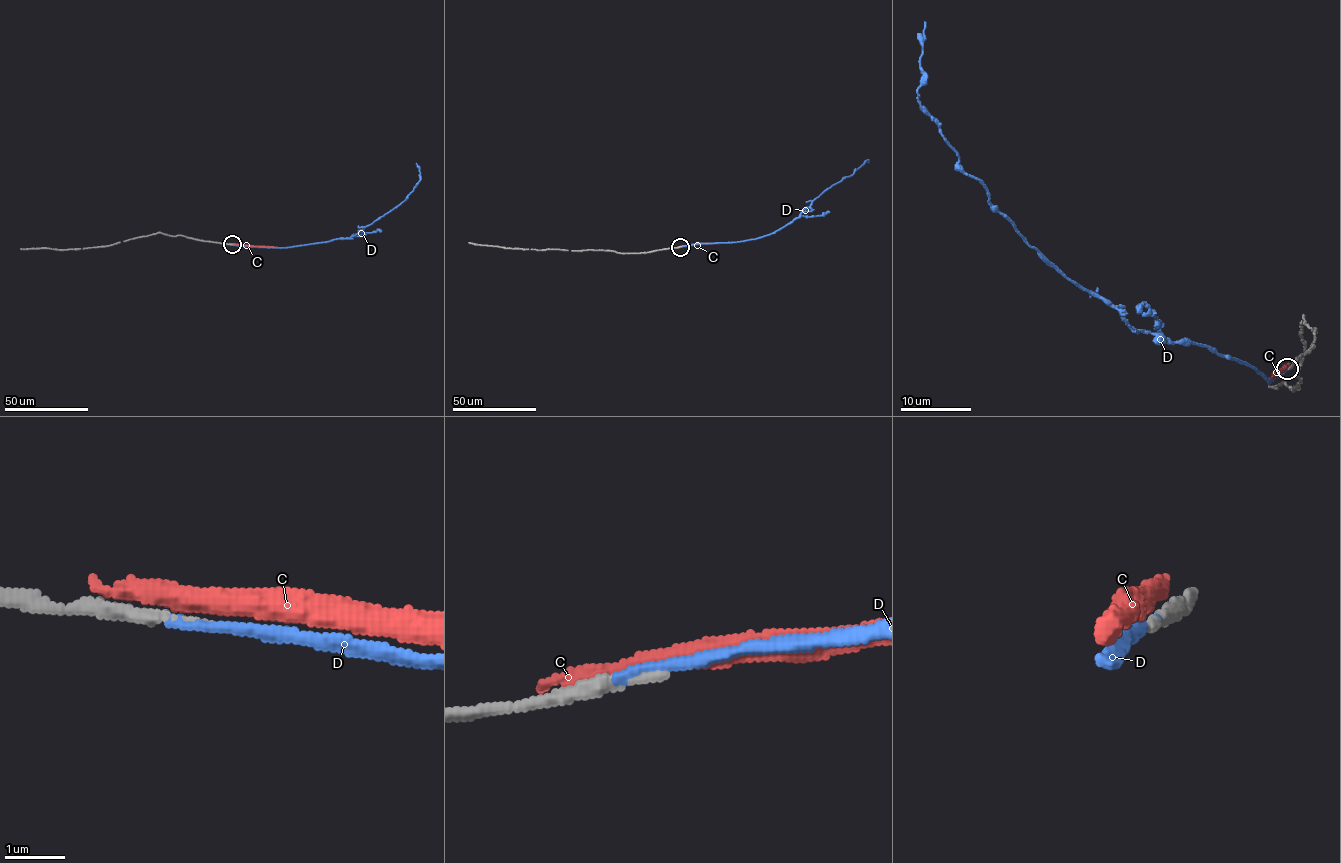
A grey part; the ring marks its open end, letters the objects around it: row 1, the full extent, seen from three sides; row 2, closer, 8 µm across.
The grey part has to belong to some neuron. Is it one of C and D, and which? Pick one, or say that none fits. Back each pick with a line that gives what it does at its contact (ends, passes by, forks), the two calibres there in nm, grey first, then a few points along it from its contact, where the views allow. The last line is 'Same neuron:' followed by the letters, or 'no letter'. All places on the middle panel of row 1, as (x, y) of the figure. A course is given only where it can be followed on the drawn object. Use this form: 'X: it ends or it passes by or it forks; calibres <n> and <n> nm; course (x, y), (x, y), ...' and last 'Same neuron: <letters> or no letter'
D: it ends; calibres 240 and 170 nm; course (680, 246), (735, 242), (774, 233), (868, 160), (864, 161)
Same neuron: D

